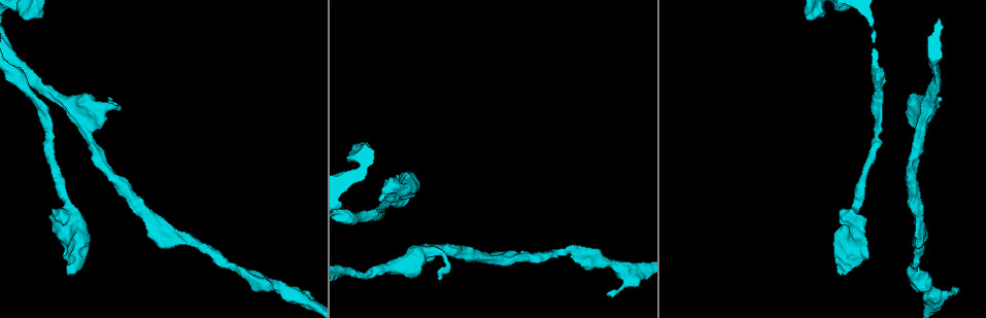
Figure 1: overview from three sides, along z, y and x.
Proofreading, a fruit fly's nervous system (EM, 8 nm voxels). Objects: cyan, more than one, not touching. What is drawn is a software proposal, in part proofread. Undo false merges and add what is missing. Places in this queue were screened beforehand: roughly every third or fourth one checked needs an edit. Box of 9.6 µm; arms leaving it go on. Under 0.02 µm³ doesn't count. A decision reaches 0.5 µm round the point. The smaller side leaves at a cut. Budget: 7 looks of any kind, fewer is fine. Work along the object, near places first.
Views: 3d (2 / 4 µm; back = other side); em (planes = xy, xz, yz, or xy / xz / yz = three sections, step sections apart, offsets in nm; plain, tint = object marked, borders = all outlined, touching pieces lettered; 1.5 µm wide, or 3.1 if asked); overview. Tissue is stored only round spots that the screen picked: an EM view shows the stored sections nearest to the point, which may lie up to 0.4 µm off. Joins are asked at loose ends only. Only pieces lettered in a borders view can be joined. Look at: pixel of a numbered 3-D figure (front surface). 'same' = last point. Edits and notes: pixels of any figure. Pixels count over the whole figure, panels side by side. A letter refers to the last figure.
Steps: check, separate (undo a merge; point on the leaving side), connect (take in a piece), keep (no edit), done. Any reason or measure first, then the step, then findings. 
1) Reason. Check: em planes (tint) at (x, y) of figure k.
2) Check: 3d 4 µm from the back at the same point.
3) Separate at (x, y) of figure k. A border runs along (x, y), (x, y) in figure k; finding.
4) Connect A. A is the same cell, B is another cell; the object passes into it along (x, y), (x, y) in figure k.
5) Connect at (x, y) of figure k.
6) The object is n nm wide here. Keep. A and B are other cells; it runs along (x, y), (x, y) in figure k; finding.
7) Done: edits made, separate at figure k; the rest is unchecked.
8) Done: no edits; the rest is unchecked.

Branch stops here. Check: em xz step 4 (tint) at (956, 294) of figure 1.

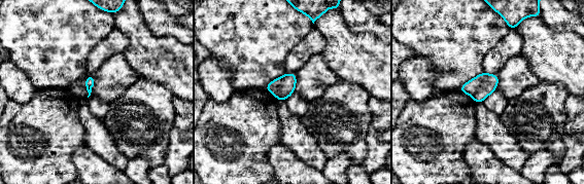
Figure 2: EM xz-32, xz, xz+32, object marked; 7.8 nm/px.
Another direction. Check: em planes (tint) at the same point.

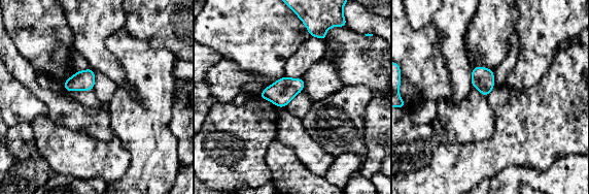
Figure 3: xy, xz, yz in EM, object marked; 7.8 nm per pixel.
Check: em planes (borders) at the same point.

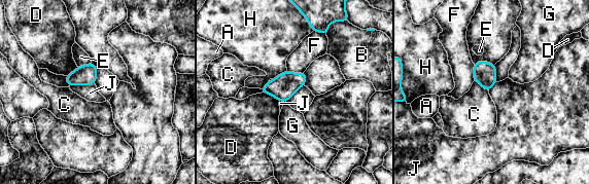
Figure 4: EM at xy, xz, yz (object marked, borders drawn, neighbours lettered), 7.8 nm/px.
Keep. A, B, C, D, E, F, G, H and J are other cells; a border runs along (95, 84), (73, 84), (69, 86) in figure 4; none of them fits.

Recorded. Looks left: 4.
Sudden change in width. Check: 3d 2 µm at (246, 272) of figure 1.

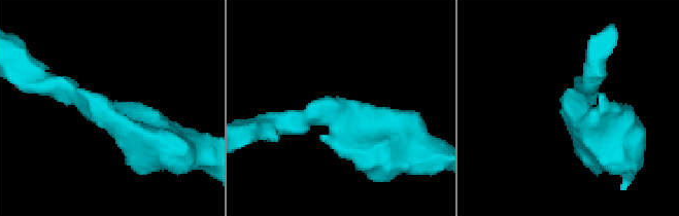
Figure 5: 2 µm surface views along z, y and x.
The arms are 190, 380 nm wide. Check: em planes (borders) at (336, 114) of figure 5.

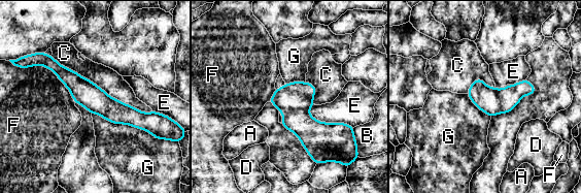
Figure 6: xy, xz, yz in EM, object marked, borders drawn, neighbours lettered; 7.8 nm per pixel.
Keep. A, B, C, D, E, F and G are other cells; it runs along (43, 62), (117, 113), (151, 115) in figure 6; continuous, no second neuron.

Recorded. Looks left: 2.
Branch stops here. Check: em planes (borders) at (841, 272) of figure 1.

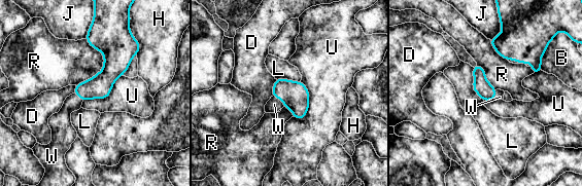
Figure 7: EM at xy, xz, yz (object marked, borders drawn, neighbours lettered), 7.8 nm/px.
Connect W. W is the same cell, B, D, H, J, L, R and U are other cells; the object passes into it along (295, 95), (280, 98), (274, 104) in figure 7; it goes on there.

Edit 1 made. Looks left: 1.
Done: edits made, connect at figure 7; the rest is unchecked.

